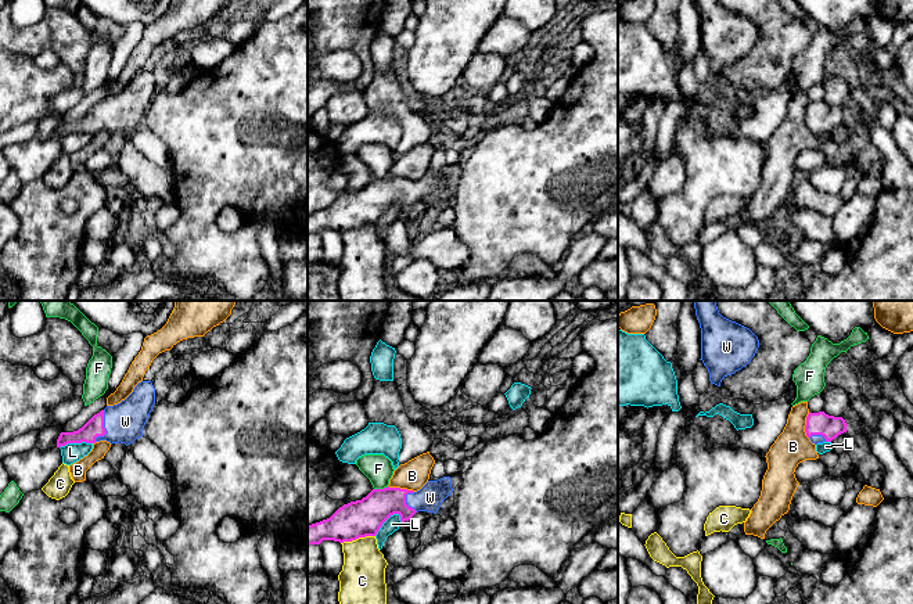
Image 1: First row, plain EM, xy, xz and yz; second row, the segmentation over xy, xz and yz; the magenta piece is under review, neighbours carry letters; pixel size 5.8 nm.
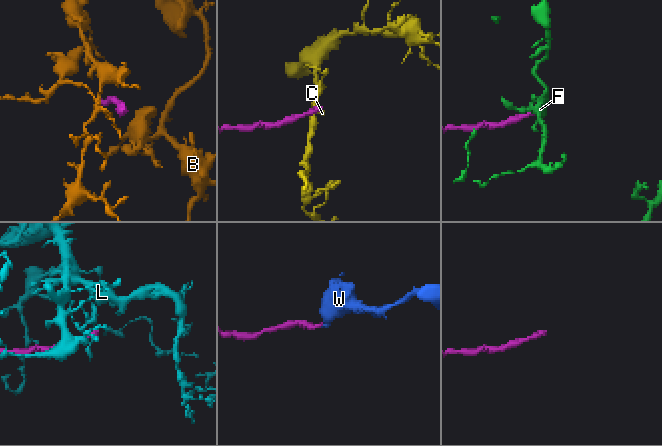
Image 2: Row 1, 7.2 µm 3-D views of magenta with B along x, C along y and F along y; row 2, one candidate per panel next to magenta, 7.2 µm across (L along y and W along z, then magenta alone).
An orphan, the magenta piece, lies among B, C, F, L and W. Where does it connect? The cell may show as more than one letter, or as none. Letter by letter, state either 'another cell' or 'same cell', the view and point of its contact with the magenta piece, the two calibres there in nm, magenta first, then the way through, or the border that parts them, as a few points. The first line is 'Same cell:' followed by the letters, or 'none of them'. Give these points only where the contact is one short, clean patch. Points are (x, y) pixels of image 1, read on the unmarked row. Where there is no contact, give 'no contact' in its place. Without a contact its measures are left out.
Same cell: W
B: another cell; contact yz (805, 115); calibres 140 and 200 nm; border yz (809, 101), (805, 110), (805, 125), (808, 128)
C: another cell; contact xz (358, 227); calibres 220 and 280 nm; border xz (374, 225), (341, 233)
F: another cell; contact xz (381, 179); calibres 220 and 160 nm; border xz (388, 176), (374, 179)
L: another cell; contact xz (385, 209); calibres 220 and 90 nm; border xz (401, 205), (392, 204), (374, 225)
W: same cell; contact xy (104, 118); calibres 110 and 220 nm; way xy (94, 117), (104, 118), (110, 114), (125, 111)

